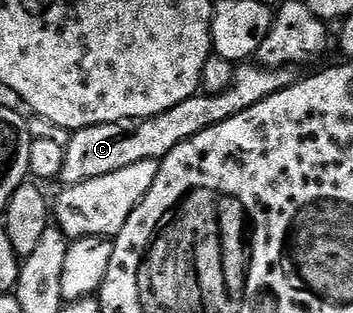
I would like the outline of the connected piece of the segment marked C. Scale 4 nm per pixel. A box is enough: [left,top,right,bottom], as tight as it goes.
[61,62,295,186]

